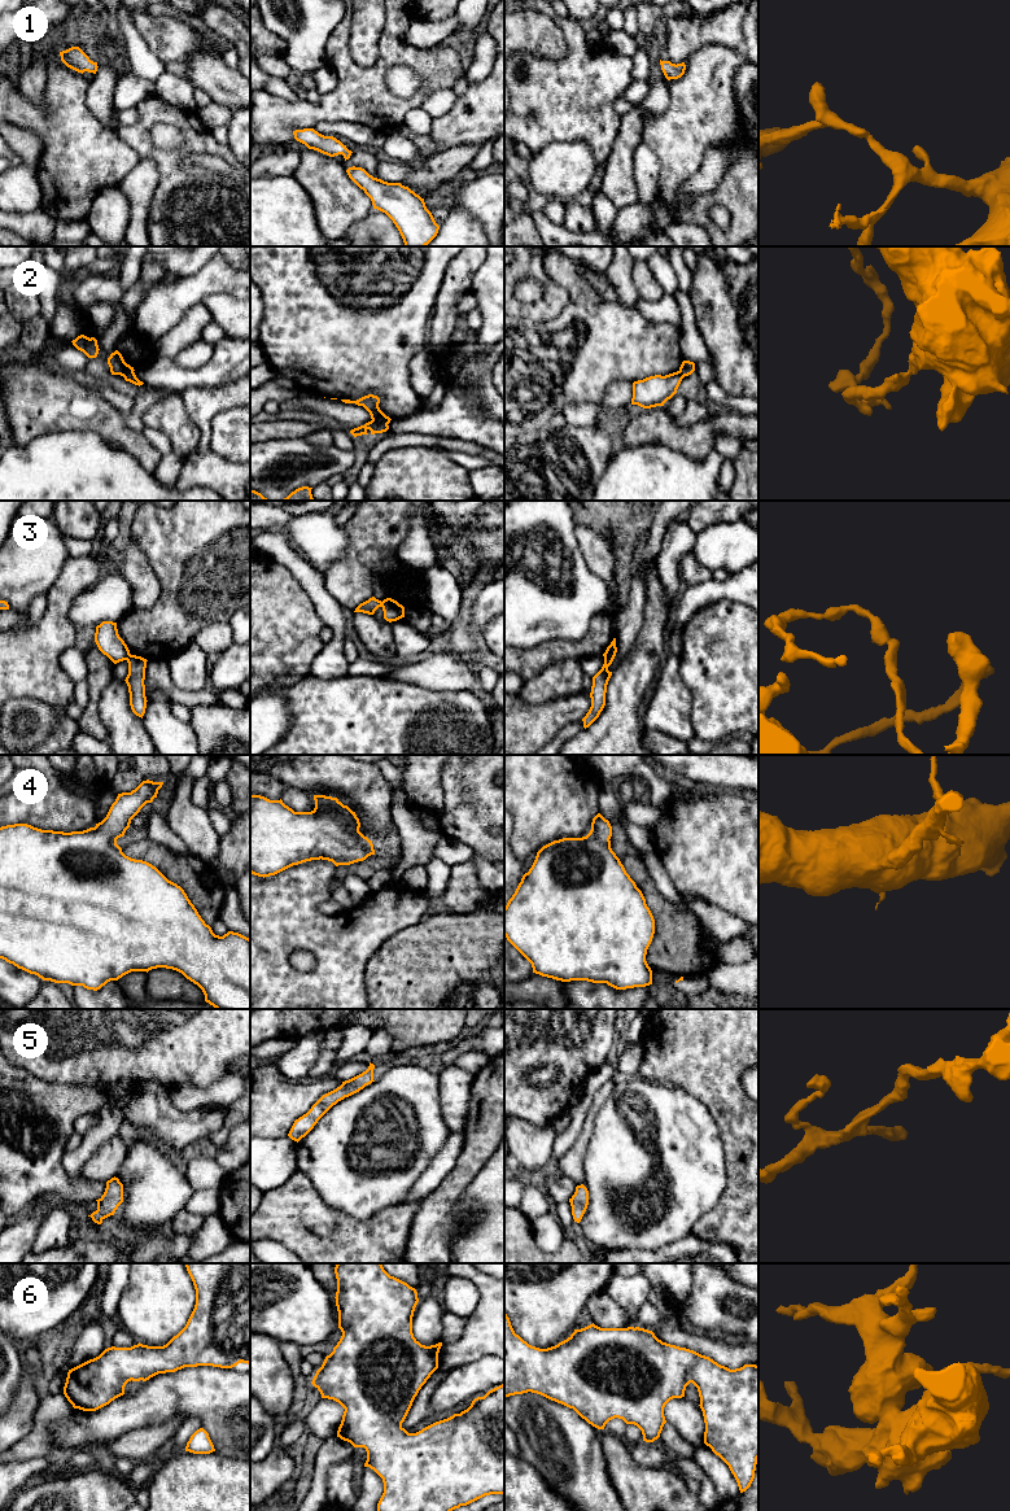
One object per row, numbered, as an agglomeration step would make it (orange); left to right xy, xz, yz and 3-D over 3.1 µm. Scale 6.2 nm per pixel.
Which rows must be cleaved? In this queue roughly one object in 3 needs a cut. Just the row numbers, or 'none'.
2, 3

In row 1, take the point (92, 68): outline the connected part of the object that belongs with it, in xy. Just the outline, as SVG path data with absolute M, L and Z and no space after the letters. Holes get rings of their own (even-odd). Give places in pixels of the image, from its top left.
M71 47L66 51L60 52L61 61L70 69L78 73L93 73L97 71L97 62L89 60L89 57L79 48Z

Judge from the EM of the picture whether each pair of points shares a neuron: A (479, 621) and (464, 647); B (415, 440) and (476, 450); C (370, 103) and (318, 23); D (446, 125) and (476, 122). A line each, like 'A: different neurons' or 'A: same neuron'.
A: different neurons
B: same neuron
C: different neurons
D: same neuron

